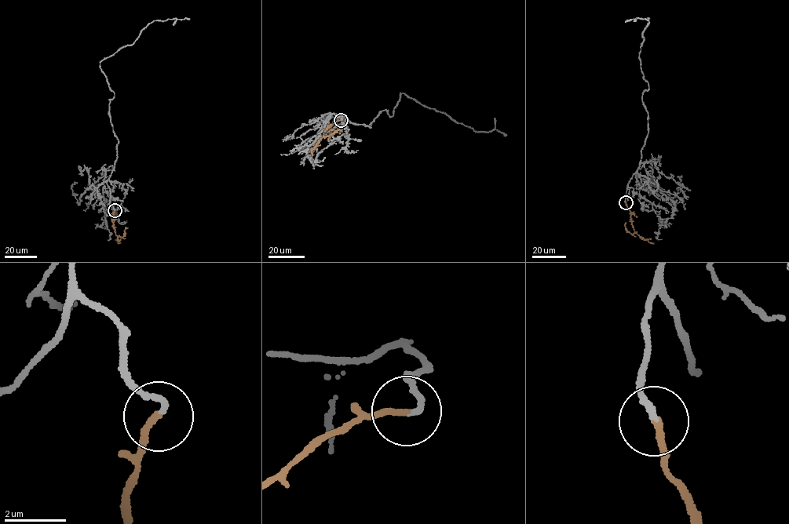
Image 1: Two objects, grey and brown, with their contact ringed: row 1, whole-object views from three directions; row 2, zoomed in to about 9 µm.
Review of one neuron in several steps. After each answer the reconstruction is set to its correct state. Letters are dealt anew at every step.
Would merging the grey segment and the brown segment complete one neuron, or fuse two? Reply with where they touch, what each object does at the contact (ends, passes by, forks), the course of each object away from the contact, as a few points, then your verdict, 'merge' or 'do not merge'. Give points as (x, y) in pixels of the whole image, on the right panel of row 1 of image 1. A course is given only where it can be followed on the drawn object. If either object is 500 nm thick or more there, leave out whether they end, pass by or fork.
(626, 202) | grey ends | brown ends | grey via (626, 202), (627, 183), (639, 166), (648, 130), (641, 99), (648, 85), (639, 55), (649, 18), (634, 20) | brown via (626, 202), (636, 233), (653, 243) | merge

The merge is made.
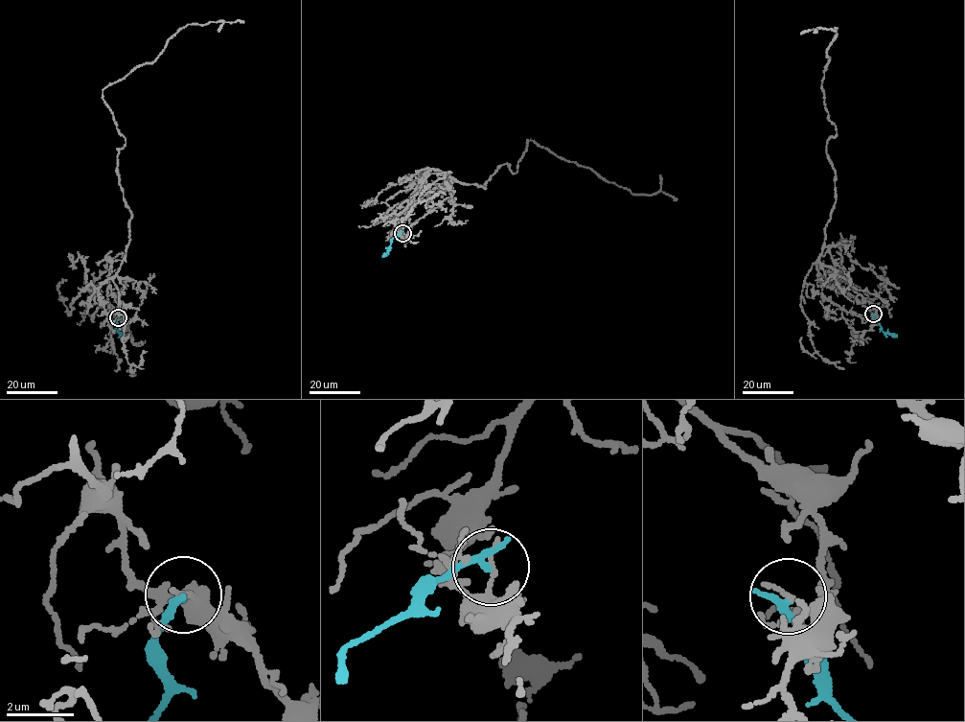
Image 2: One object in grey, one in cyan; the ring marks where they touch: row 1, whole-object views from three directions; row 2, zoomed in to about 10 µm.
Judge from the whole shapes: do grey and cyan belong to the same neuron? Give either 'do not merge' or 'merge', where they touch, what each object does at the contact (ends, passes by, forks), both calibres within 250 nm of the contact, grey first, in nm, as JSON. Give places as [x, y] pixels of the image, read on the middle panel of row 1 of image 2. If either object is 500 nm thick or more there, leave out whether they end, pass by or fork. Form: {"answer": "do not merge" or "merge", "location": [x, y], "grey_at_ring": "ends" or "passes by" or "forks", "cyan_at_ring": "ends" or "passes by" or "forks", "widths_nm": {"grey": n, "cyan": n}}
{"answer": "do not merge", "location": [402, 233], "grey_at_ring": "ends", "cyan_at_ring": "passes by", "widths_nm": {"grey": 160, "cyan": 170}}

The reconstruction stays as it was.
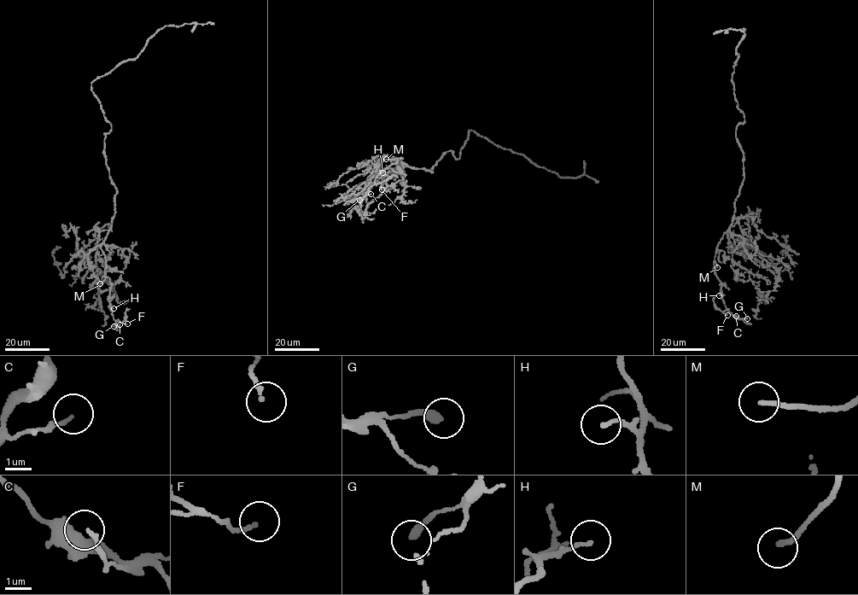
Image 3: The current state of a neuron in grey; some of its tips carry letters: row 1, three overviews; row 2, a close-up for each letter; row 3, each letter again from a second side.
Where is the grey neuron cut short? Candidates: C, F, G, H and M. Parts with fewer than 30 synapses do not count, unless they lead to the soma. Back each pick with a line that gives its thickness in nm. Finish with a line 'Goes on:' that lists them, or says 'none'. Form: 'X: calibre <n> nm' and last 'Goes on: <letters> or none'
M: calibre 180 nm
Goes on: M

